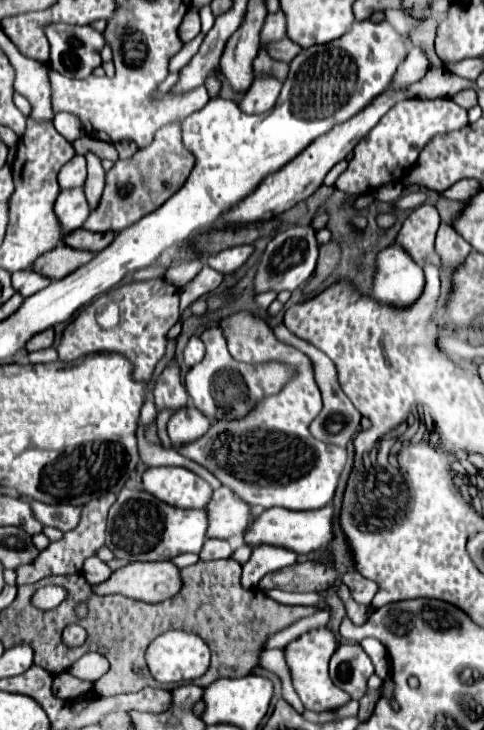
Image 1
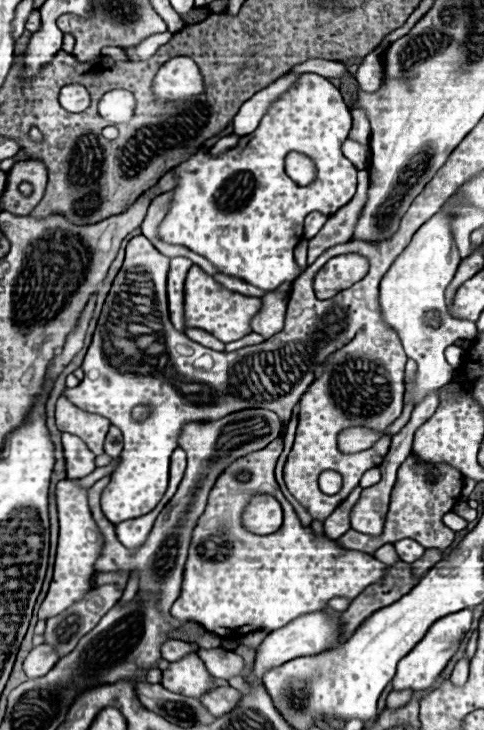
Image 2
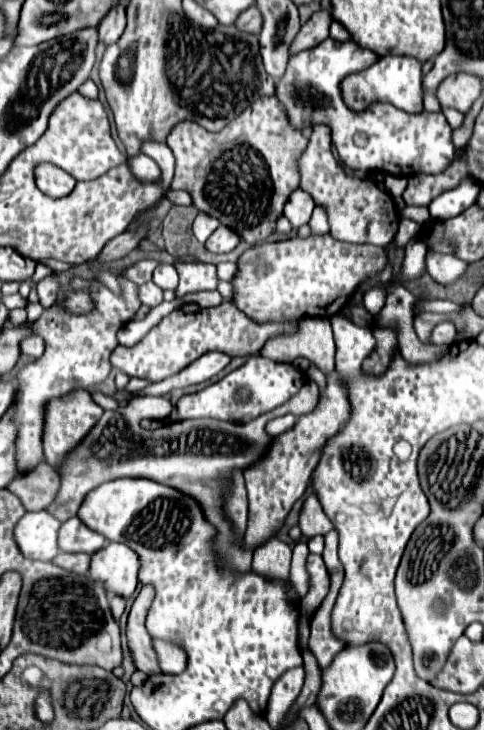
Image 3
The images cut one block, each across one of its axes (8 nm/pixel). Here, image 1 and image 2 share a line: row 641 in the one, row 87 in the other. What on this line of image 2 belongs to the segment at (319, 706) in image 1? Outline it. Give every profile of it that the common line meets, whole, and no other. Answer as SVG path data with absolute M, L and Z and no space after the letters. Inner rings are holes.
M302 74L294 88L270 106L260 126L238 140L236 148L218 158L198 152L186 164L176 168L178 184L174 188L174 202L158 226L158 238L166 244L186 246L214 262L222 274L242 278L264 290L274 290L284 282L296 280L302 268L294 260L294 248L302 240L304 218L314 210L328 210L330 216L356 192L356 168L342 154L342 142L348 138L350 128L352 116L342 92L318 74ZM288 152L302 152L314 160L318 178L312 184L298 186L286 176L284 158Z

